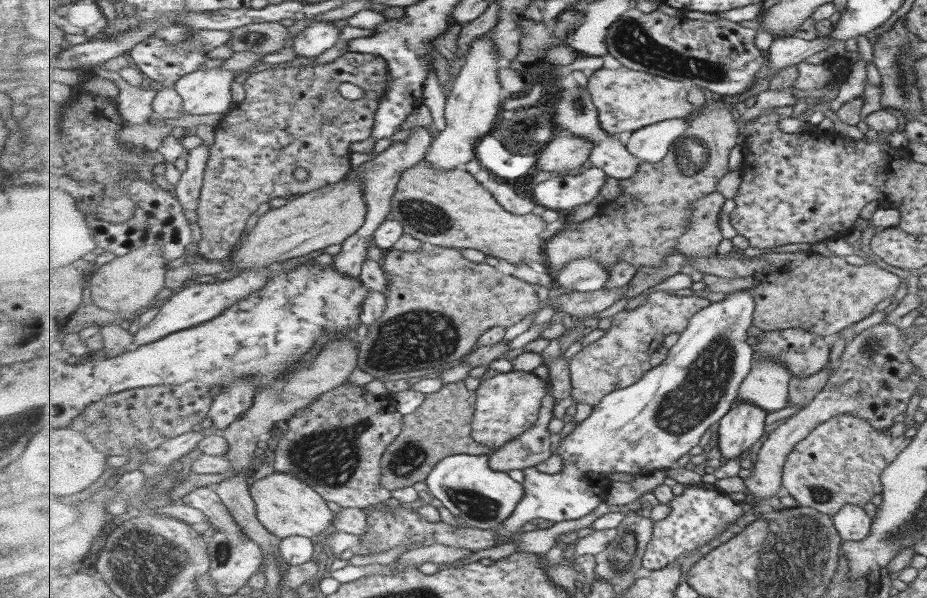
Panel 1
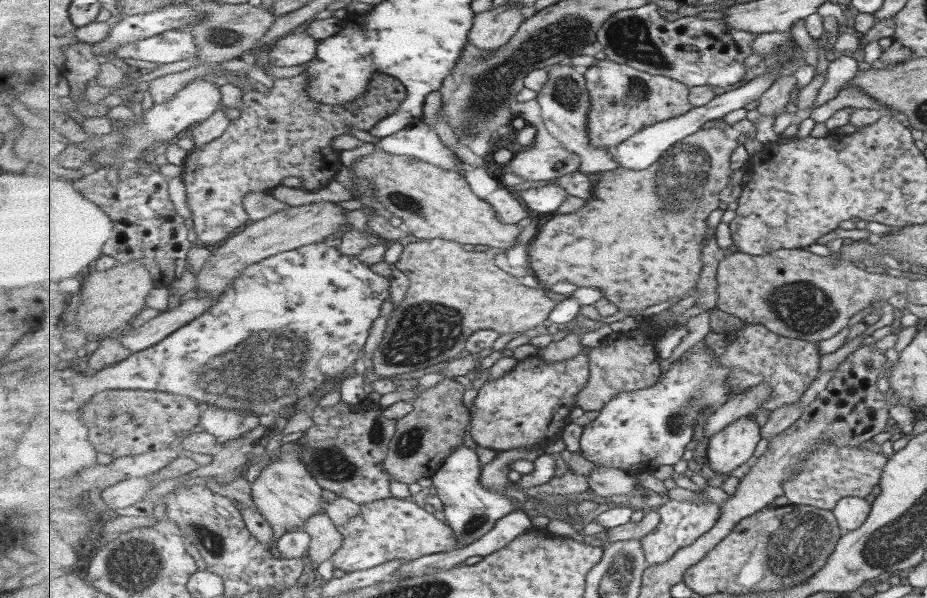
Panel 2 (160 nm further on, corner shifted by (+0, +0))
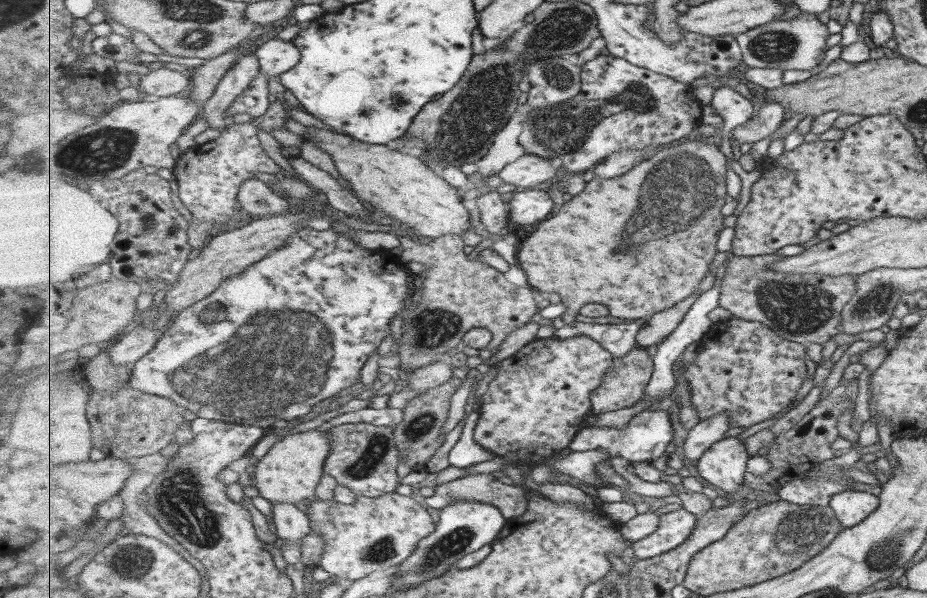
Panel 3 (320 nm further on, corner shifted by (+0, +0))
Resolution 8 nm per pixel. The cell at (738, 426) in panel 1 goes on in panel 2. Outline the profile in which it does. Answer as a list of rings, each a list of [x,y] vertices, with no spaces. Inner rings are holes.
[[[755,418],[734,422],[709,439],[707,460],[710,468],[720,474],[731,474],[753,456],[761,438],[761,427]]]

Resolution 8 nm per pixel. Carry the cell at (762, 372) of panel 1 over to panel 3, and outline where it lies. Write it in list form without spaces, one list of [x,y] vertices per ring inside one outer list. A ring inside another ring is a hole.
[[[726,412],[699,421],[688,431],[684,440],[684,456],[699,462],[705,452],[725,436],[730,427],[733,426],[730,426],[730,416]]]

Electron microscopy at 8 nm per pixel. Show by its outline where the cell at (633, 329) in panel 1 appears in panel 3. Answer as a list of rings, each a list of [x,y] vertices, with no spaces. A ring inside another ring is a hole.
[[[637,346],[627,356],[614,359],[614,366],[603,376],[603,382],[597,390],[591,392],[591,412],[593,415],[615,412],[621,408],[631,408],[633,404],[641,400],[646,391],[646,386],[654,373],[654,357],[647,354],[643,347]]]

